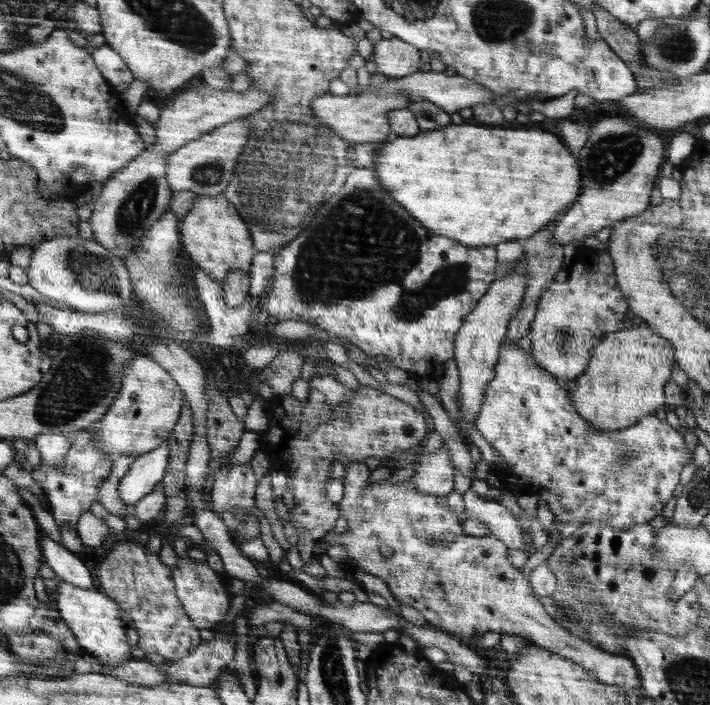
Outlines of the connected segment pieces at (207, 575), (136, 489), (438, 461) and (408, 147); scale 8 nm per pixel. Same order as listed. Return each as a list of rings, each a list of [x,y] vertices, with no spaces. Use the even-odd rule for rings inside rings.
[[[188,555],[177,557],[177,563],[172,570],[173,581],[176,583],[177,597],[185,607],[185,613],[194,621],[194,626],[202,630],[216,630],[216,624],[228,614],[228,592],[226,578],[220,578],[210,566],[198,564],[198,561],[188,558]]]
[[[163,442],[156,450],[142,454],[131,464],[116,487],[125,505],[135,505],[145,494],[160,486],[168,466],[169,445],[169,442]]]
[[[443,442],[442,449],[425,452],[414,461],[415,473],[408,481],[422,494],[444,495],[453,492],[454,469],[451,452]]]
[[[450,124],[412,137],[393,136],[385,144],[381,143],[371,168],[388,194],[430,232],[444,234],[468,247],[496,246],[532,238],[558,218],[560,212],[568,211],[581,194],[576,158],[554,134],[484,126],[487,125]]]

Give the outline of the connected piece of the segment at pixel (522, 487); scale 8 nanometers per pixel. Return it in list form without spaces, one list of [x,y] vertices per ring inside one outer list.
[[[501,343],[496,376],[485,390],[484,404],[476,418],[478,432],[504,459],[504,467],[492,469],[503,479],[502,486],[513,485],[517,492],[529,492],[542,500],[559,524],[573,520],[604,521],[618,530],[649,523],[660,515],[680,480],[684,464],[690,462],[686,442],[678,430],[658,420],[657,415],[642,417],[636,425],[614,432],[589,427],[571,403],[572,389],[559,385],[557,378],[544,370],[518,343]]]

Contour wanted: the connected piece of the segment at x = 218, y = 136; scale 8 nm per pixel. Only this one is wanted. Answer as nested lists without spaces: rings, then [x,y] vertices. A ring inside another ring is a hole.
[[[246,119],[226,123],[170,154],[166,170],[169,187],[173,191],[194,192],[197,196],[225,194],[252,131]]]

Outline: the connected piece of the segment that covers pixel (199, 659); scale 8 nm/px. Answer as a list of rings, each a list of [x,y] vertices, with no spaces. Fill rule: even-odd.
[[[235,632],[234,635],[215,635],[214,639],[204,641],[185,658],[165,662],[166,680],[168,683],[209,687],[224,667],[233,664],[236,638]]]

